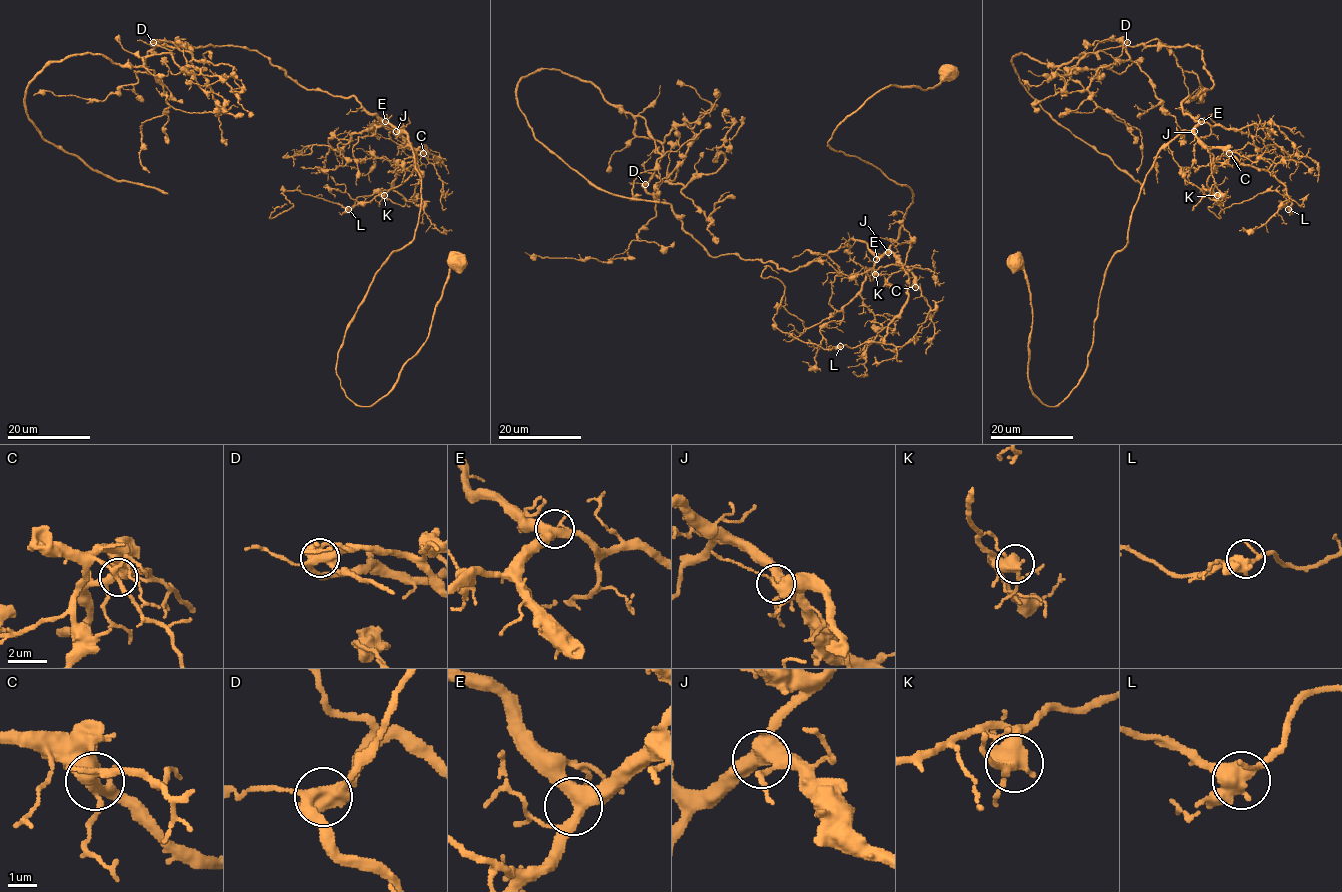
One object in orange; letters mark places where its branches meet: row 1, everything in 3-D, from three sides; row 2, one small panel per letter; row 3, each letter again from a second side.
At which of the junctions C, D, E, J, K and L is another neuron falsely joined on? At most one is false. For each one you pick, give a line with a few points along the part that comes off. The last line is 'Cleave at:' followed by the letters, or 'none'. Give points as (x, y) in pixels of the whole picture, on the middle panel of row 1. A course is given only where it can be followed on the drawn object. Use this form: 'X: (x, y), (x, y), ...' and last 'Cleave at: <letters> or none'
D: (644, 184), (663, 146), (631, 115), (551, 68), (519, 81), (539, 141), (607, 192), (659, 202)
Cleave at: D

